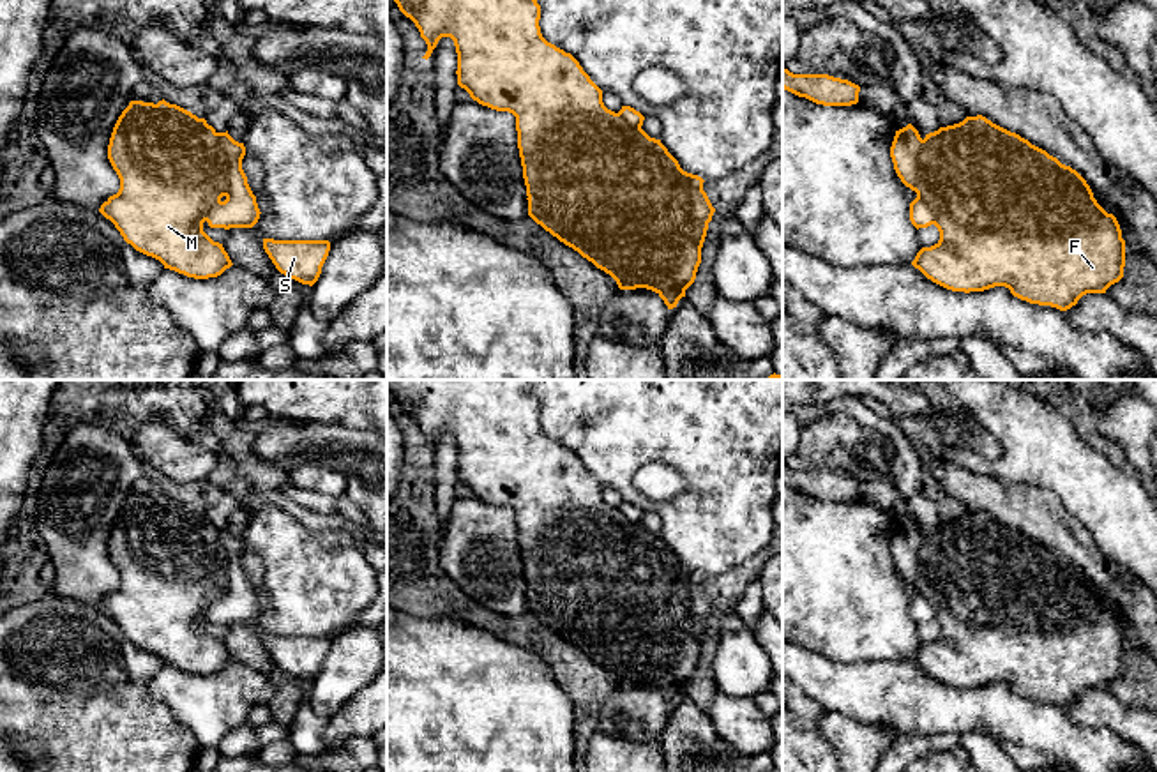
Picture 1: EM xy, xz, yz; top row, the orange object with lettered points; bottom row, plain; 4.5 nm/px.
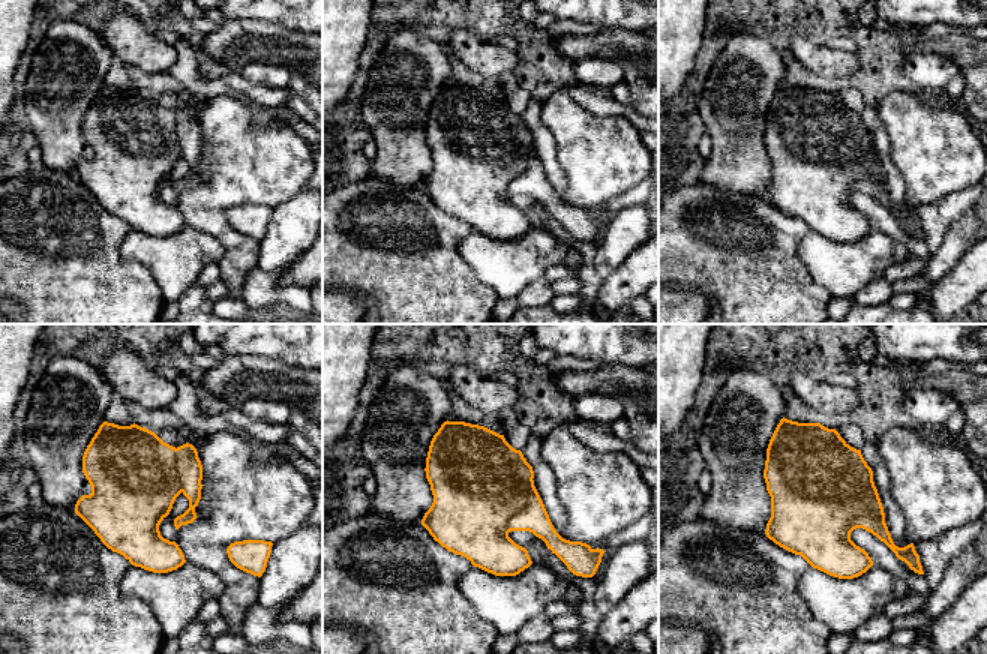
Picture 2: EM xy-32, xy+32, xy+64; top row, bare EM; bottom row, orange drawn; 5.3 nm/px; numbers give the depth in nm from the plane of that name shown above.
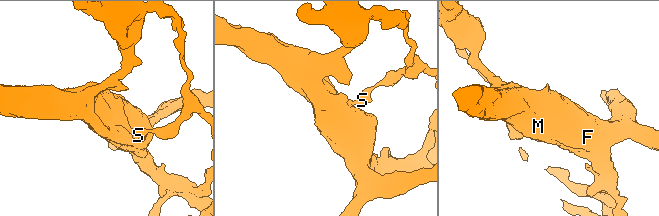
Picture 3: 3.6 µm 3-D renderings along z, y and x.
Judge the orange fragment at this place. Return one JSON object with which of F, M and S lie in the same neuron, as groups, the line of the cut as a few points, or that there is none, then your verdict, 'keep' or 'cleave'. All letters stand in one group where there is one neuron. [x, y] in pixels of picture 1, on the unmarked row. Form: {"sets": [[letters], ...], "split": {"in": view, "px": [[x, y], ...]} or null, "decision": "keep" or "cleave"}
{"sets": [["F", "M"], ["S"]], "split": {"in": "xy", "px": [[218, 529], [225, 555], [226, 592]]}, "decision": "cleave"}

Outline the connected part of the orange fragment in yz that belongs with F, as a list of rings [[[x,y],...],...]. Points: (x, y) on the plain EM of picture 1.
[[[982,511],[926,530],[919,551],[917,592],[933,606],[940,636],[922,643],[911,661],[952,687],[1005,682],[1021,696],[1067,707],[1086,689],[1106,689],[1123,673],[1125,636],[1113,609],[1093,594],[1086,576],[1046,546]]]

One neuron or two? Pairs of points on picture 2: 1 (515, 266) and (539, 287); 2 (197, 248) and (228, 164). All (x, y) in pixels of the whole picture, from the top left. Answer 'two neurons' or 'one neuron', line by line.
1: two neurons
2: two neurons

